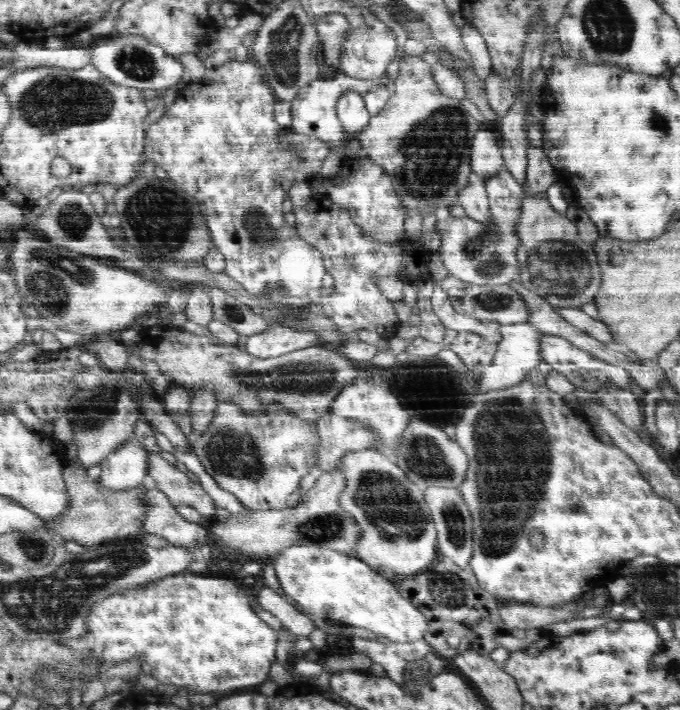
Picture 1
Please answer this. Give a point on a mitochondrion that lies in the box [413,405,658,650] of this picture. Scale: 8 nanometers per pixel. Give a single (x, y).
(456, 523)

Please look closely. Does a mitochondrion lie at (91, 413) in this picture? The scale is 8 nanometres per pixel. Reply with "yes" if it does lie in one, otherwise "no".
yes

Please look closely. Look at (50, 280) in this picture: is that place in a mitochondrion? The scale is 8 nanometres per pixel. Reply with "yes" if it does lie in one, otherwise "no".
yes

